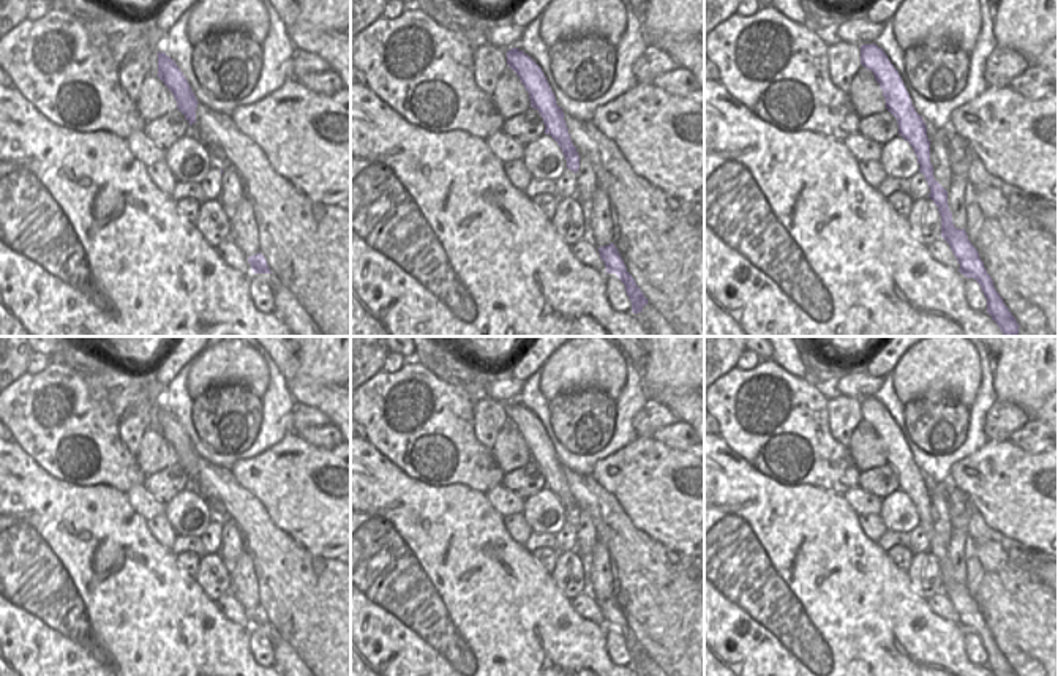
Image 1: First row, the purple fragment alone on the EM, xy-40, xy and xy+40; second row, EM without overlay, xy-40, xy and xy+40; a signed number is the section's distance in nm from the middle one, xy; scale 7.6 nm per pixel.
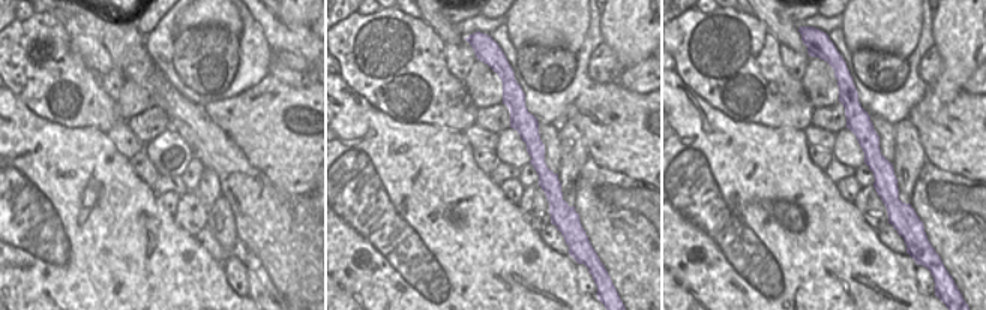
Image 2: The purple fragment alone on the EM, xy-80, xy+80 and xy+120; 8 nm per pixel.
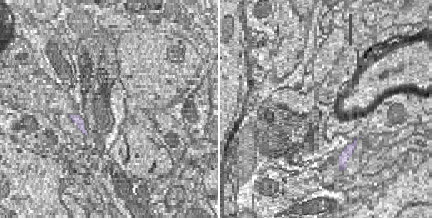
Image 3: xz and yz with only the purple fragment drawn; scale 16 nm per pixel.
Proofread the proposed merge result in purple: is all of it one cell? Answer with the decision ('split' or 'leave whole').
split

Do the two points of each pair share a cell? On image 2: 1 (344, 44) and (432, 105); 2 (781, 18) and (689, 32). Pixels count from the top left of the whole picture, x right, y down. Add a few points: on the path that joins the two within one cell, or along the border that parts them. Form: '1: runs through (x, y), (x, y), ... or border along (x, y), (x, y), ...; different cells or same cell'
1: runs through (371, 50), (392, 59), (405, 72), (423, 78); same cell
2: border along (754, 15), (779, 44); different cells

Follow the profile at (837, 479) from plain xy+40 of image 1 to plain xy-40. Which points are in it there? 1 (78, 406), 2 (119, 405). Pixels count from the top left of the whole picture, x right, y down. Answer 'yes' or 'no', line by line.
1: yes
2: no

